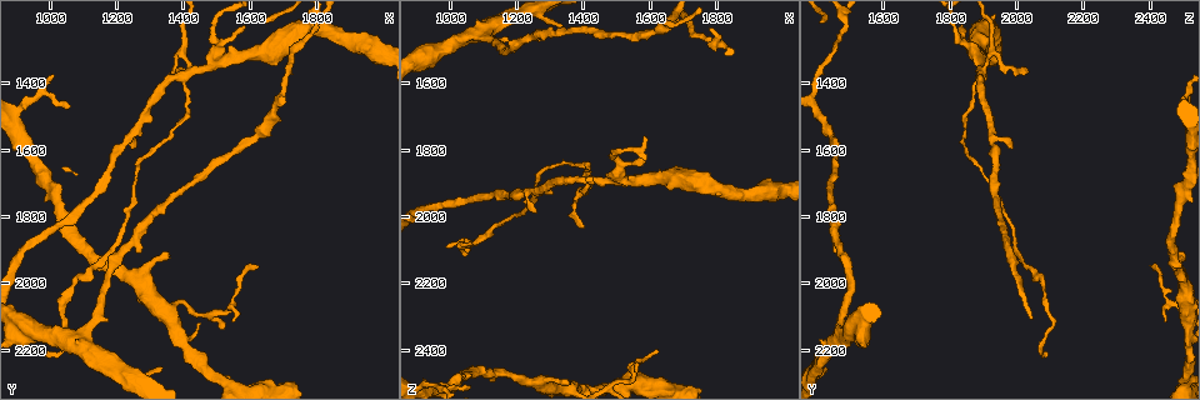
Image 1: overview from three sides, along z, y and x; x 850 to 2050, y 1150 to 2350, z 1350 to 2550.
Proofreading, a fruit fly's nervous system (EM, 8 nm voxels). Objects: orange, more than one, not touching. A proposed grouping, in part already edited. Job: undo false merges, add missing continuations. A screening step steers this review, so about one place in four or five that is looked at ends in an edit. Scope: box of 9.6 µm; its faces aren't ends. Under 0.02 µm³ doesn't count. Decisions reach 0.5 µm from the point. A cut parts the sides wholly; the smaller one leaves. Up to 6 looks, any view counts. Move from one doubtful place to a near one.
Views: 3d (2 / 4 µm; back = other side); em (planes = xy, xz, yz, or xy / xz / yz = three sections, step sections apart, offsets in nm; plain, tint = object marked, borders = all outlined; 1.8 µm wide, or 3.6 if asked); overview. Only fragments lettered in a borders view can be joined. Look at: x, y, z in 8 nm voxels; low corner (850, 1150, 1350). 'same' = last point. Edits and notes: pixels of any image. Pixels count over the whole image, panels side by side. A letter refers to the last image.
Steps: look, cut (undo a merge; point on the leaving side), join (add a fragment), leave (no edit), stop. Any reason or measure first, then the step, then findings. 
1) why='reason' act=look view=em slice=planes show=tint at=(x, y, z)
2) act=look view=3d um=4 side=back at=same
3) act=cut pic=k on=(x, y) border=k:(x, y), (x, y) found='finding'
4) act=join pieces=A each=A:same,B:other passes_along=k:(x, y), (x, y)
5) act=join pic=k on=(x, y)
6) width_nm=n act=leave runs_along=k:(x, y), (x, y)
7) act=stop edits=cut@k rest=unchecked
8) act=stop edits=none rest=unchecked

why='three-way junction' act=look view=3d um=2 at=(1060, 2160, 1460)

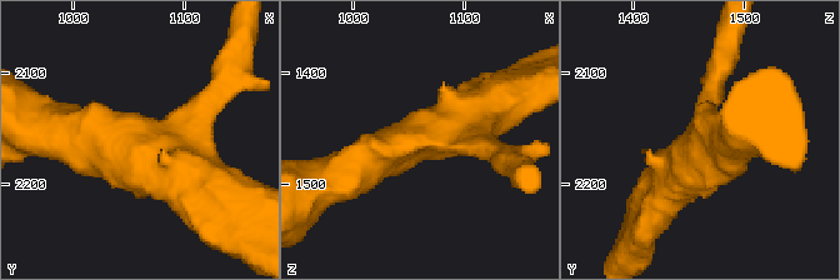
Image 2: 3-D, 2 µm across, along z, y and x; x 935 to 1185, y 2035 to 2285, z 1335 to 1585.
arms=3 arm_widths_nm=190,340,380 why='shape alone is not enough' act=look view=em slice=planes show=borders at=(1054, 2168, 1456)

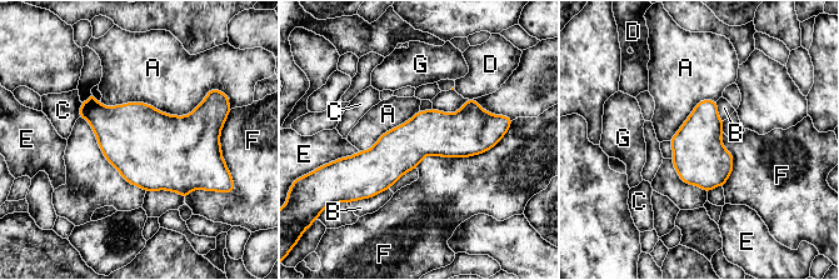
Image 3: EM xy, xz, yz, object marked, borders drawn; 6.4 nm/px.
act=leave each=A:other,B:other,C:other,D:other,E:other,F:other,G:other runs_along=3:(494, 134), (348, 163) found='all the same neuron'

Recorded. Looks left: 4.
why='four-way junction' act=look view=3d um=2 side=back at=(1400, 1390, 1890)

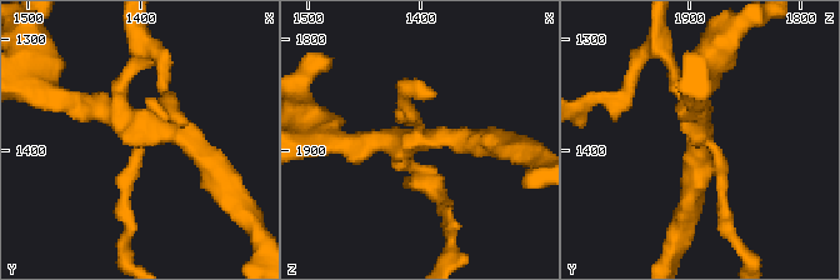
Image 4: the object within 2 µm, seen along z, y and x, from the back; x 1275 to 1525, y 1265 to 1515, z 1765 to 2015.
arms=4 why='need the tissue' act=look view=em slice=planes show=borders at=(1404, 1380, 1888)

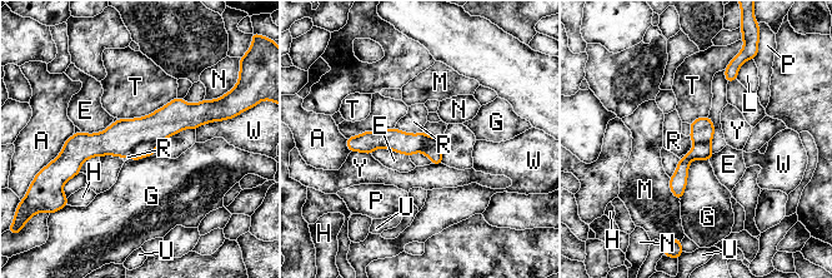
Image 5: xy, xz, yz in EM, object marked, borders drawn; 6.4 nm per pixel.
act=cut pic=5 on=(144, 149) each=A:other,E:other,G:other,H:other,L:other,M:other,N:other,P:other,R:other,T:other,U:other,W:other,Y:other part_leaving=5:(707, 147), (682, 165), (678, 194) found='two neurons meet here'

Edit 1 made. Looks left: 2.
why='tapers out' act=look view=3d um=2 at=(1550, 2120, 2450)

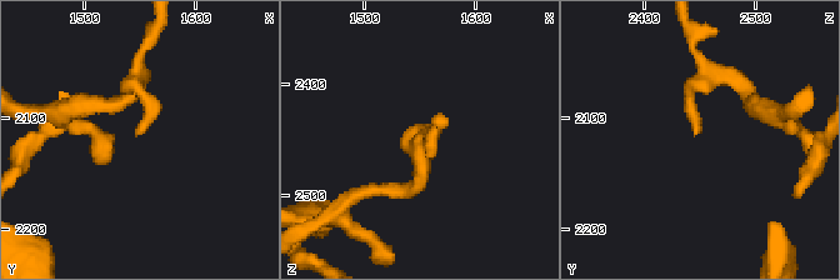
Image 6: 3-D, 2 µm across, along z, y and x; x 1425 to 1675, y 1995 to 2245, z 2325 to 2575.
act=look view=em um=3.6 slice=planes show=borders at=(1548, 2114, 2450)

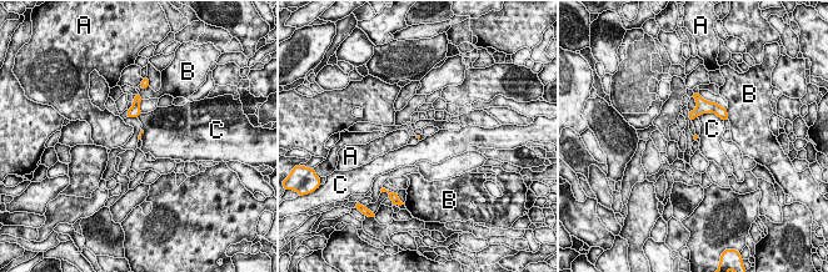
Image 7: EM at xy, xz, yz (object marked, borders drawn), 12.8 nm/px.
act=leave each=A:other,B:other,C:other border=7:(697, 116), (714, 112), (723, 120) found='none of them fits'

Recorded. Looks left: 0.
act=stop edits=cut@5 rest=unchecked

